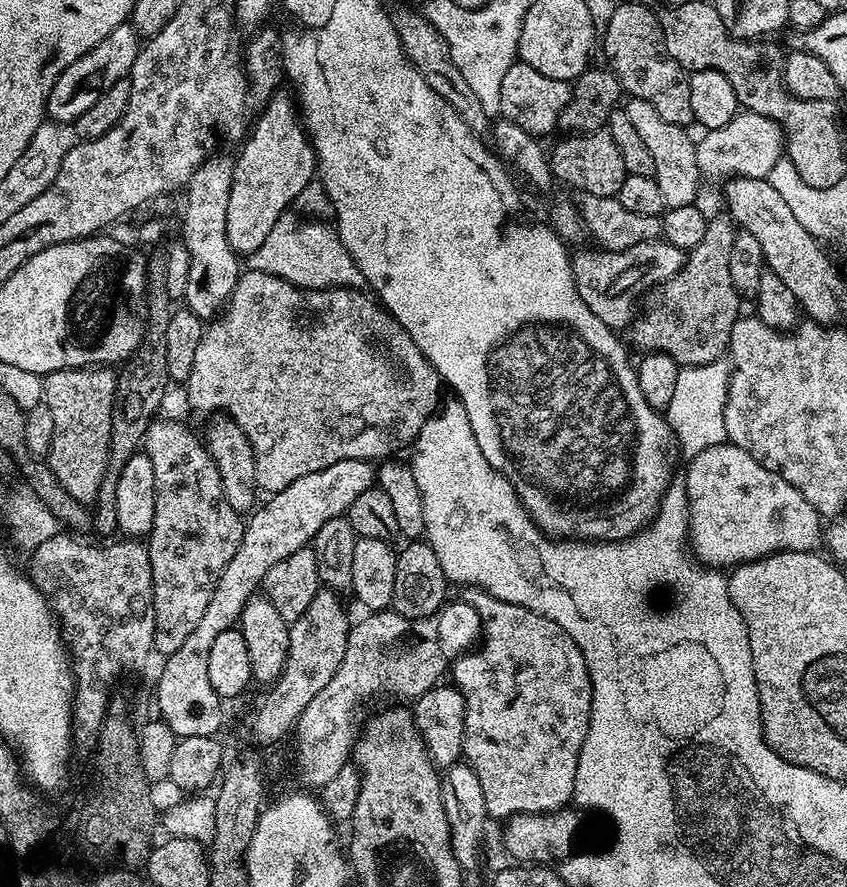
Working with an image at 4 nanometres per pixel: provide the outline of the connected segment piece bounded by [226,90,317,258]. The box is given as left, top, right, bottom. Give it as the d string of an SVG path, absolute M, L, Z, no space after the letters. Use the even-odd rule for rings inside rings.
M279 90L267 104L263 105L260 117L255 117L246 139L240 157L235 157L232 165L232 185L230 186L230 202L226 205L226 238L236 251L237 257L251 256L266 238L270 238L270 230L274 230L274 222L285 215L295 205L298 194L306 190L306 186L317 175L316 149L312 147L307 131L302 123L302 117L297 105L290 99L289 93Z

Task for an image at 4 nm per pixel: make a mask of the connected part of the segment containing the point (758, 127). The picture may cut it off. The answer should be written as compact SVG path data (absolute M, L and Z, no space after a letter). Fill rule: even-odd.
M747 110L737 111L735 118L721 128L709 128L704 137L696 140L696 157L701 170L720 168L724 178L745 176L762 180L785 155L784 131L778 124L762 114Z

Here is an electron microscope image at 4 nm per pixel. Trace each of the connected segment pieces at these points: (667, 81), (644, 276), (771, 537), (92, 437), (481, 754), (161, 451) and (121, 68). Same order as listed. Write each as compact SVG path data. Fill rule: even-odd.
M620 4L612 12L608 20L608 29L602 32L602 48L604 44L604 56L607 67L620 80L621 89L631 99L650 102L666 122L688 126L693 123L692 111L690 110L690 86L688 85L689 73L685 72L682 65L674 62L666 50L666 38L664 26L659 15L655 16L644 4Z
M663 238L638 242L636 246L630 246L621 252L597 251L595 247L592 248L586 249L585 252L571 253L574 286L582 302L586 302L590 311L613 330L627 329L631 325L637 311L636 299L645 295L644 287L652 290L665 284L678 274L686 259L686 253L681 248Z
M727 442L715 444L687 463L688 473L682 477L682 483L688 495L688 542L691 555L704 567L728 570L776 552L815 552L821 547L826 528L820 513L802 498L797 488L786 482L786 478L774 474L774 470L766 470L766 466L746 450Z
M89 366L54 370L42 380L42 403L50 406L50 415L54 417L54 438L46 457L48 465L66 494L87 505L95 501L98 486L102 486L102 474L106 474L116 378L117 373L111 367Z
M472 590L467 594L466 600L476 608L478 618L481 619L483 628L482 639L479 641L475 650L469 651L463 656L457 657L453 661L450 669L451 683L464 695L464 747L462 749L463 759L474 770L474 774L478 778L478 782L482 786L482 798L484 805L488 811L489 817L493 821L507 821L509 818L517 816L539 816L549 812L558 812L565 807L567 800L571 801L574 796L574 778L578 766L578 754L582 750L582 742L586 742L586 730L590 726L590 714L592 713L592 683L590 682L590 674L586 666L586 658L582 658L582 650L578 650L578 646L574 642L574 638L570 638L570 634L566 634L566 630L562 630L562 626L558 626L558 622L554 622L550 618L546 618L537 612L526 610L517 604L507 604L498 598L489 596L483 590Z
M154 419L144 435L142 452L150 458L150 462L154 462L154 482L156 483L154 522L152 531L146 537L146 547L150 554L154 618L156 619L152 646L157 653L161 652L161 657L166 658L186 643L186 638L190 638L198 618L206 614L206 606L210 606L214 586L242 542L245 521L241 513L233 510L230 502L226 502L222 490L222 478L201 437L199 440L186 425L179 424L176 420Z
M125 22L119 24L114 30L110 30L110 34L106 34L106 38L98 42L98 46L82 54L78 62L66 66L66 70L58 74L48 95L47 119L57 124L75 125L78 114L82 114L89 106L94 106L94 102L98 102L98 98L102 98L102 94L110 90L110 86L114 86L114 82L125 79L131 73L134 58L141 47L141 37L131 23Z

